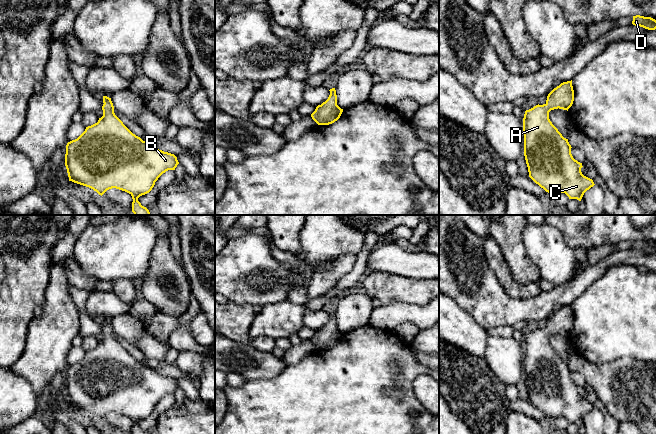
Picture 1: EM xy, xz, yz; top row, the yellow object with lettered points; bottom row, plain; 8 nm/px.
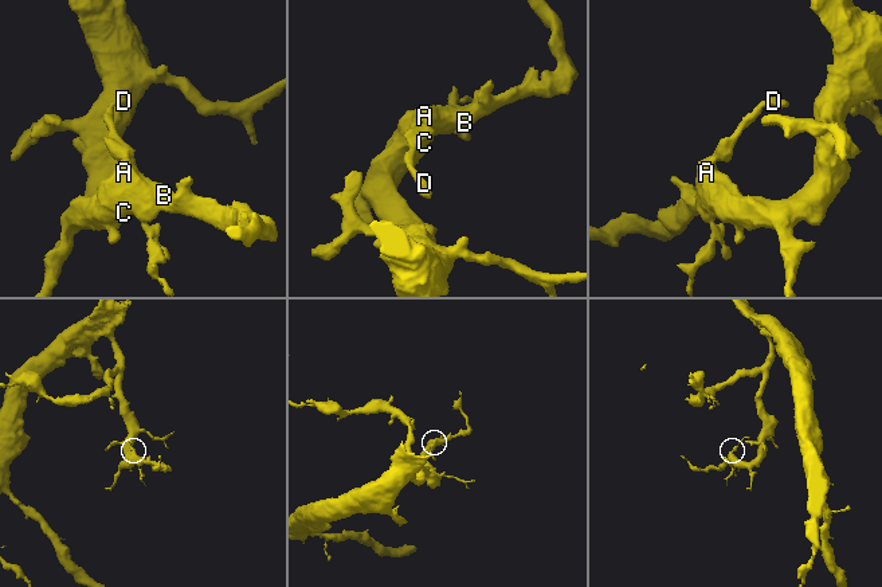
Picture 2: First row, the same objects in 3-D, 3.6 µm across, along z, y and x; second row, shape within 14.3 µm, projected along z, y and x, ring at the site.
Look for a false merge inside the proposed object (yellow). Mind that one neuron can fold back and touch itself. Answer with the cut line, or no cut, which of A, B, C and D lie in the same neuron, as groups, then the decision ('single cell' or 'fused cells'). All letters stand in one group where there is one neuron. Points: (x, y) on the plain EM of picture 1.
no cut; A B C D; single cell

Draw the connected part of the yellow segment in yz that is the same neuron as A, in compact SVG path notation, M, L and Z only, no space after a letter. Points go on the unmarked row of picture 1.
M572 304L563 306L554 312L547 320L546 327L536 329L526 334L523 342L524 380L529 401L553 420L565 417L569 423L581 425L584 417L595 408L592 403L581 396L582 387L575 384L571 378L571 369L549 343L549 336L554 333L567 334L574 325Z

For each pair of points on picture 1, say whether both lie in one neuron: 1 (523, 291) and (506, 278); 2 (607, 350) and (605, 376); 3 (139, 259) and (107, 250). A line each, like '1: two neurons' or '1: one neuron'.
1: one neuron
2: two neurons
3: one neuron

